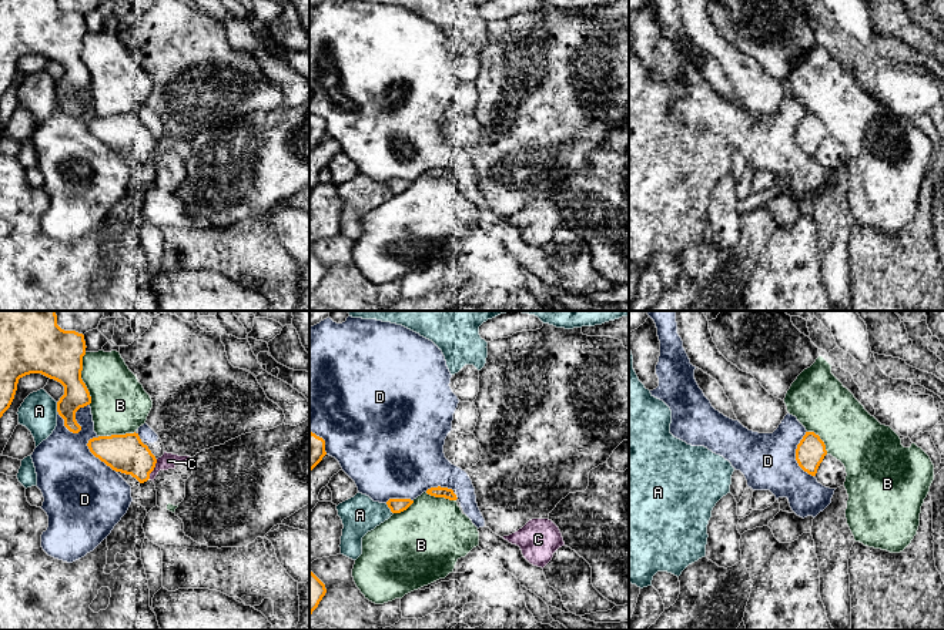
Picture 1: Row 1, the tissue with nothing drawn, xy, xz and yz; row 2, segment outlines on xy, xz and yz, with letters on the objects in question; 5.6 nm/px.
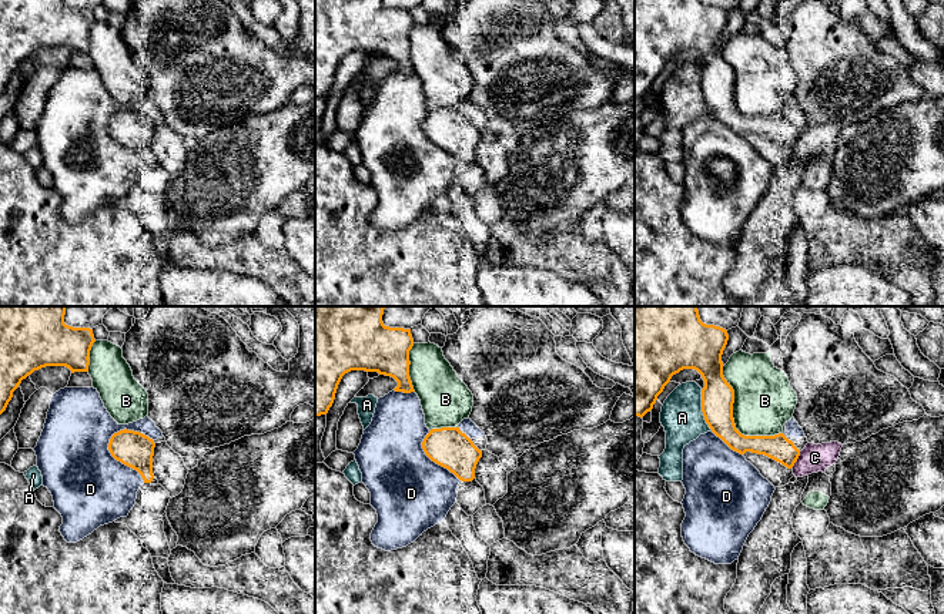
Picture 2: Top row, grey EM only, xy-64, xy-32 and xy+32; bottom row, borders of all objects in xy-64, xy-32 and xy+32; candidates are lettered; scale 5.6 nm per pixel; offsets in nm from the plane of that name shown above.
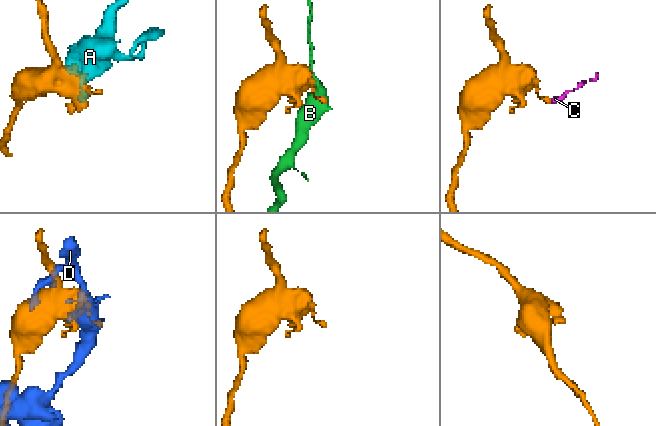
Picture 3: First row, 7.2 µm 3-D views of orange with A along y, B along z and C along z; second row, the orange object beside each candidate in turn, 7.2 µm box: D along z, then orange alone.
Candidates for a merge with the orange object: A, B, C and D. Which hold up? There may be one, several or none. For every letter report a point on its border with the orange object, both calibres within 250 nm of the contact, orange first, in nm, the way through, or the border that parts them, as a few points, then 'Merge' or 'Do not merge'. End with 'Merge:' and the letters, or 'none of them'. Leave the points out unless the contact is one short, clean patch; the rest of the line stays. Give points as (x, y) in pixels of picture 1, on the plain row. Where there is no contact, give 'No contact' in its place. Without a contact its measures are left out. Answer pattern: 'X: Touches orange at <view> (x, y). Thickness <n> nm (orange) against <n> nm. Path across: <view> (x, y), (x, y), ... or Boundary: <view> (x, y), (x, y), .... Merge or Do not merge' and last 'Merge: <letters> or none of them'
A: Touches orange at xz (390, 188). Thickness 80 nm (orange) against 220 nm. Do not merge
B: Touches orange at xy (80, 59). Thickness 280 nm (orange) against 300 nm. Do not merge
C: Touches orange at xy (153, 150). Thickness 220 nm (orange) against 90 nm. Do not merge
D: Touches orange at xy (74, 100). Thickness 140 nm (orange) against 320 nm. Do not merge
Merge: none of them

